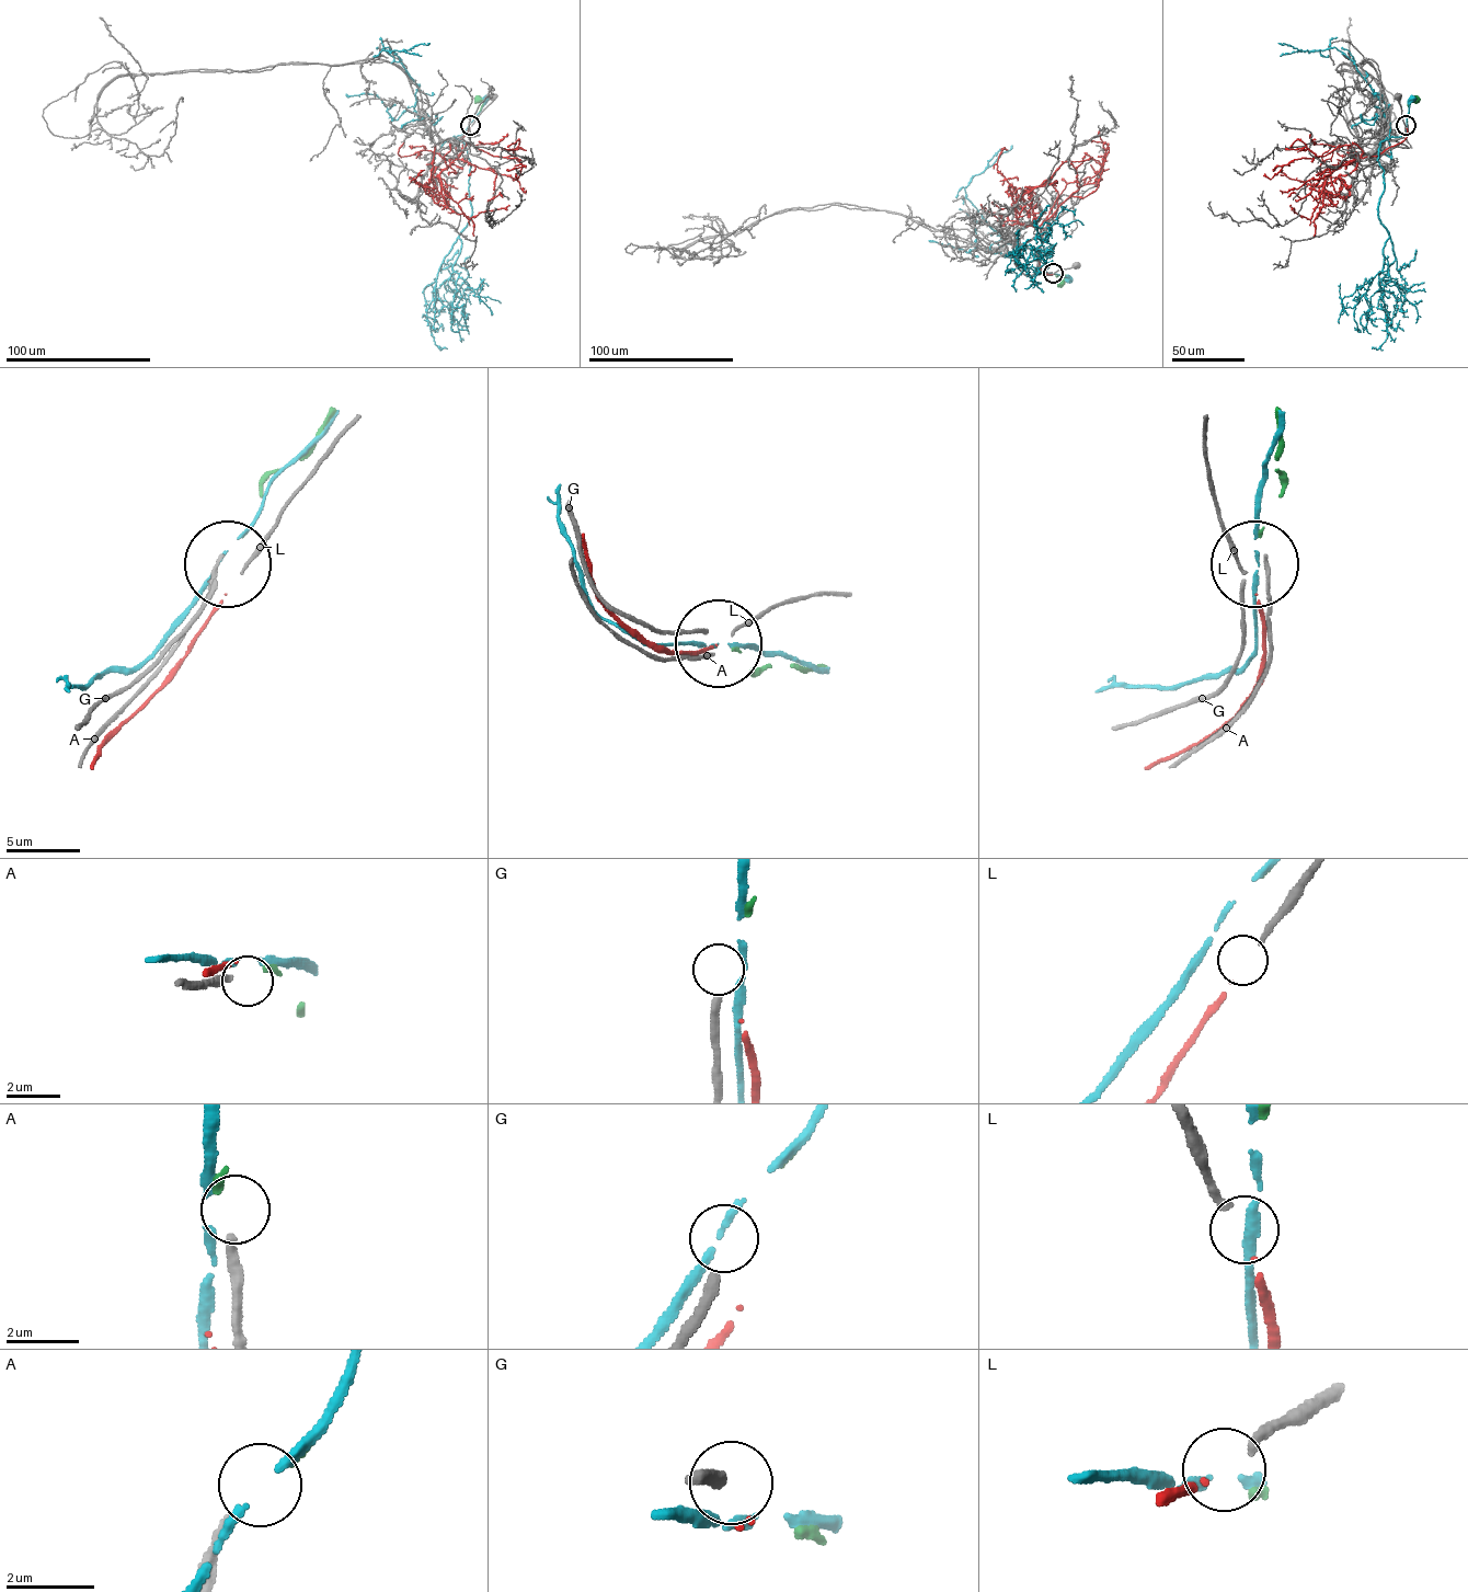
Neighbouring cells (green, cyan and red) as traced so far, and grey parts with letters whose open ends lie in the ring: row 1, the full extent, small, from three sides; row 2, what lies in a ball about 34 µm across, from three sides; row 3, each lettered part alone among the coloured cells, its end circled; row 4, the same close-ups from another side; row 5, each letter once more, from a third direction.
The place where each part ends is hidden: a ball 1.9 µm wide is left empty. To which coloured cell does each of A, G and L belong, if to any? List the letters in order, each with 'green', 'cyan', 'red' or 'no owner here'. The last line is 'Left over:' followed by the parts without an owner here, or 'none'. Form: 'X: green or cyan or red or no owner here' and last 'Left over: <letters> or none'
A: green
G: no owner here
L: red
Left over: G

